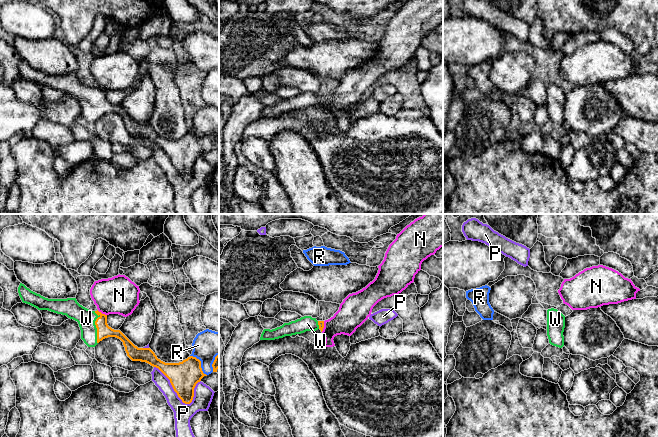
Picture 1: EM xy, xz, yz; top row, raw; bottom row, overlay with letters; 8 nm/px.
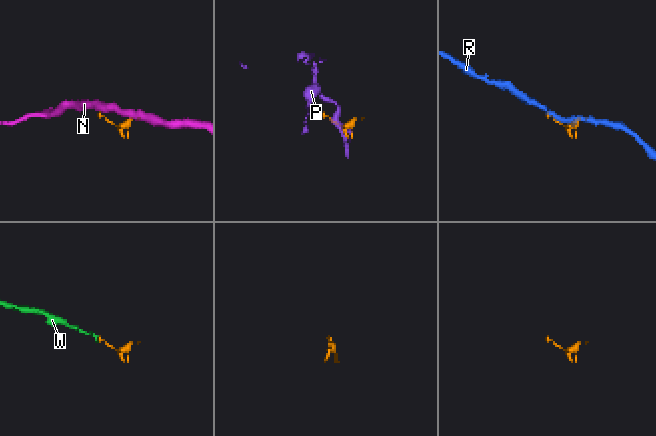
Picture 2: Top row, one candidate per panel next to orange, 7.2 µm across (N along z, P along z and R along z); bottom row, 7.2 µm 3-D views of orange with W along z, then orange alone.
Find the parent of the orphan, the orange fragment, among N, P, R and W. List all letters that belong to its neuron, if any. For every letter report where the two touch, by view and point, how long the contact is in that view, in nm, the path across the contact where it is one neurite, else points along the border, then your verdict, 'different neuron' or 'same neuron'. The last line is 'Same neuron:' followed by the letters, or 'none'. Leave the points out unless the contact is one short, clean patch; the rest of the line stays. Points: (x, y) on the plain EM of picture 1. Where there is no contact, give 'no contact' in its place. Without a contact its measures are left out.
N: meets orange in xy at (101, 89); contact 90 nm long; border along xy (97, 86), (106, 91); different neuron
P: meets orange in xy at (173, 164); contact 420 nm long; different neuron
R: meets orange in xy at (200, 139); contact 220 nm long; different neuron
W: meets orange in xy at (96, 103); contact 260 nm long; same neuron
Same neuron: W

